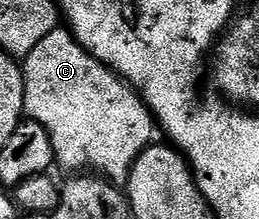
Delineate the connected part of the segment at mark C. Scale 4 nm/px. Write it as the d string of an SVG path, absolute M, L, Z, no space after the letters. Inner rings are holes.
M67 28L47 32L23 60L25 71L25 114L47 128L58 167L69 172L96 172L114 184L125 184L136 158L154 141L155 119L141 95L99 60L89 55Z

